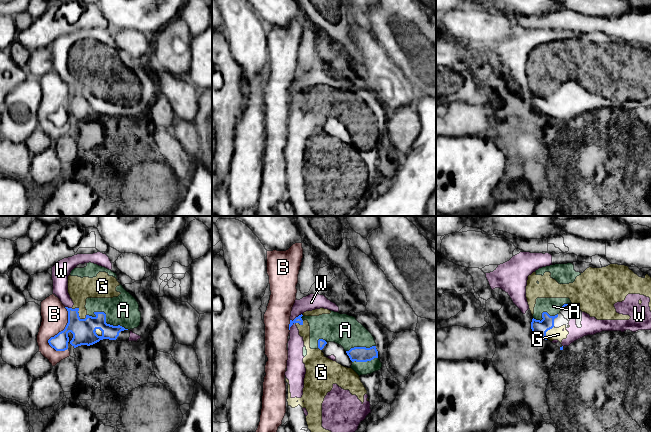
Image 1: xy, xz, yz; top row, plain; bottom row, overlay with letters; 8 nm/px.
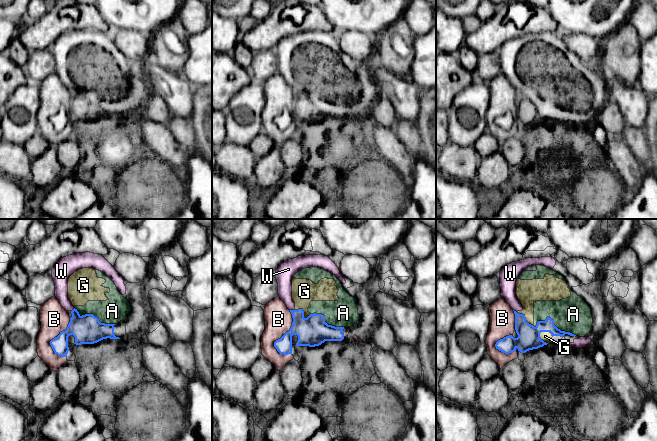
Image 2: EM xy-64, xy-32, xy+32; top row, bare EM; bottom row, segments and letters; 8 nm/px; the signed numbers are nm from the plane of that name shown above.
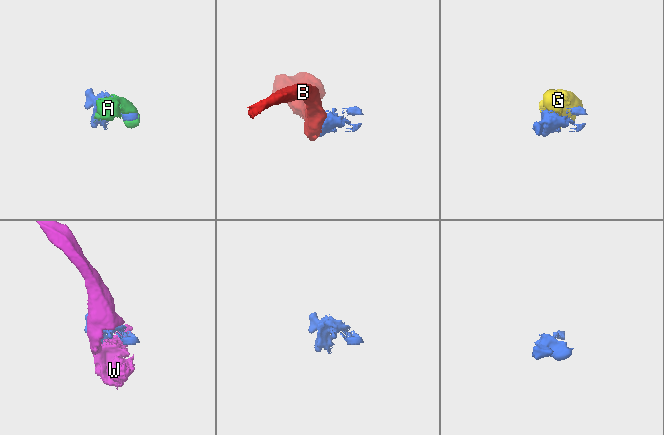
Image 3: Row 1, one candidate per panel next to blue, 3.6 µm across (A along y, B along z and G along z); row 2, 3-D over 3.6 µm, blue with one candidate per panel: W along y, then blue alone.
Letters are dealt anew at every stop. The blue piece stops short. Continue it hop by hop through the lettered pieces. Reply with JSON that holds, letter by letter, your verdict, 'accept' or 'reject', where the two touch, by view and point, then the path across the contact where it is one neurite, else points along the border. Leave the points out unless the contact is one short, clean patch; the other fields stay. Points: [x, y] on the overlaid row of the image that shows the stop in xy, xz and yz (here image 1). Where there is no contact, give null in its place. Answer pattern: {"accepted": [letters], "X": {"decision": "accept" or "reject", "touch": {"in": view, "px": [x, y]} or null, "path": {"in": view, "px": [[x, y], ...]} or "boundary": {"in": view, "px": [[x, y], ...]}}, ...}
{"accepted": [], "A": {"decision": "reject", "touch": {"in": "xy", "px": [105, 319]}}, "B": {"decision": "reject", "touch": {"in": "xy", "px": [61, 331]}}, "G": {"decision": "reject", "touch": {"in": "xy", "px": [78, 313]}}, "W": {"decision": "reject", "touch": {"in": "xz", "px": [292, 321]}}}

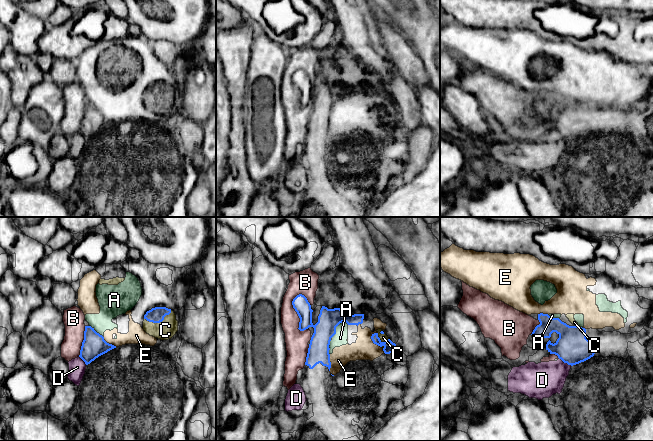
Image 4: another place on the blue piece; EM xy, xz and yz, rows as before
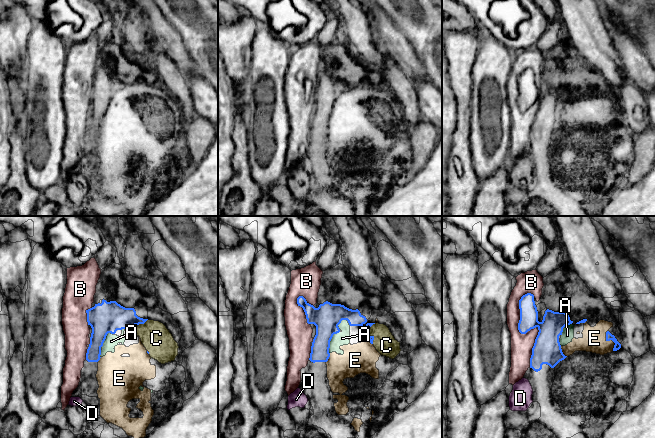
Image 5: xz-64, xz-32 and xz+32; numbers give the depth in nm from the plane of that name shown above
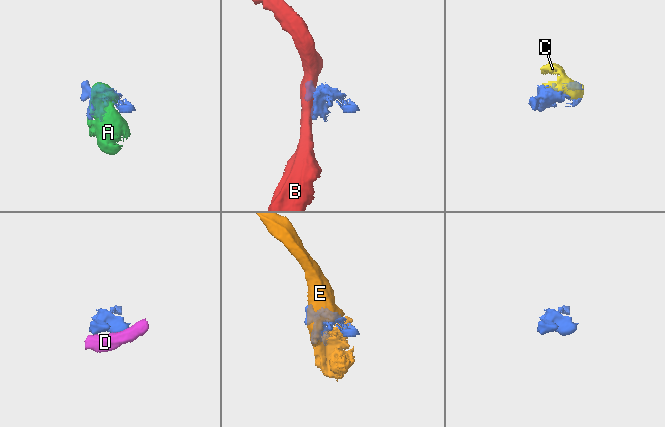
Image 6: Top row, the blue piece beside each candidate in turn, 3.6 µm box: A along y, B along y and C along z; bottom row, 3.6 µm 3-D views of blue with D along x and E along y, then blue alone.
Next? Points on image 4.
{"accepted": [], "A": {"decision": "reject", "touch": {"in": "xz", "px": [337, 325]}}, "B": {"decision": "reject", "touch": {"in": "xz", "px": [297, 313]}}, "C": {"decision": "reject", "touch": {"in": "xy", "px": [158, 322]}}, "D": {"decision": "reject", "touch": {"in": "yz", "px": [565, 362]}, "boundary": {"in": "yz", "px": [[559, 358], [571, 365]]}}, "E": {"decision": "reject", "touch": {"in": "xz", "px": [376, 344]}}}

